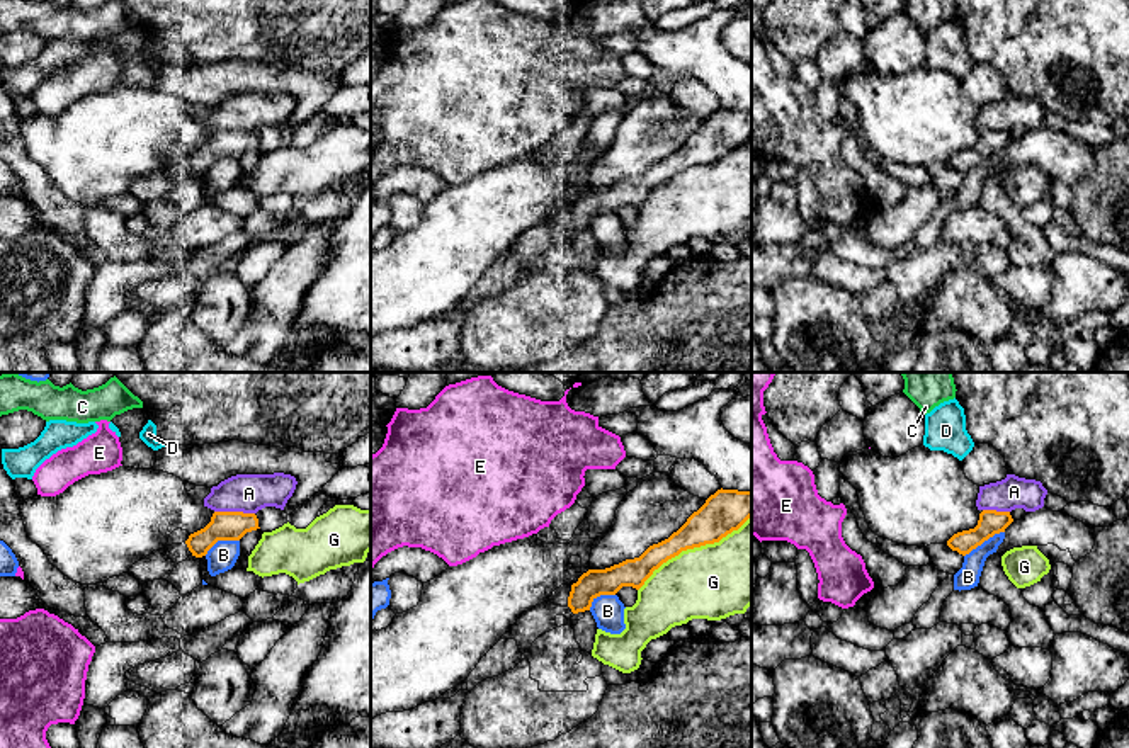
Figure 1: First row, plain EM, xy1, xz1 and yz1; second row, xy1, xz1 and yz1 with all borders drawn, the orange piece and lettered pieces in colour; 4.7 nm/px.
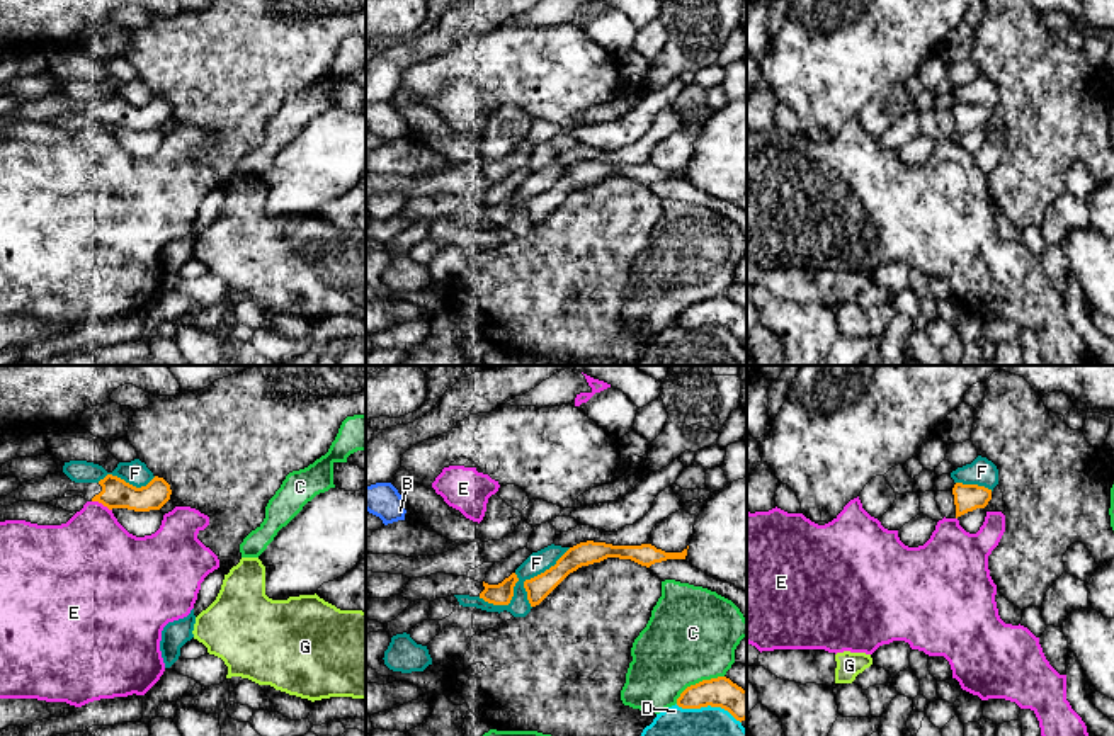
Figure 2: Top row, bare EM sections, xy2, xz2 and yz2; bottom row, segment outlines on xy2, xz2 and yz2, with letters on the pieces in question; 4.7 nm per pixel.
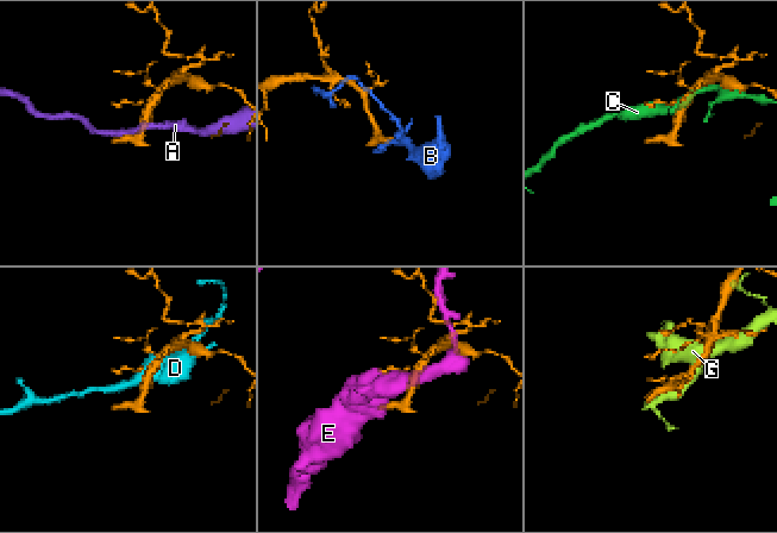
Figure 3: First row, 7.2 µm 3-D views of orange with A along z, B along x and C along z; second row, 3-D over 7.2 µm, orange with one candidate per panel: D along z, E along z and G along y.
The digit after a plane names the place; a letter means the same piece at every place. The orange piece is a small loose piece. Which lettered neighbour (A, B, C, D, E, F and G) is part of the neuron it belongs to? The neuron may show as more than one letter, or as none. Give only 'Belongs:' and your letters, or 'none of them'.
Belongs: none of them

